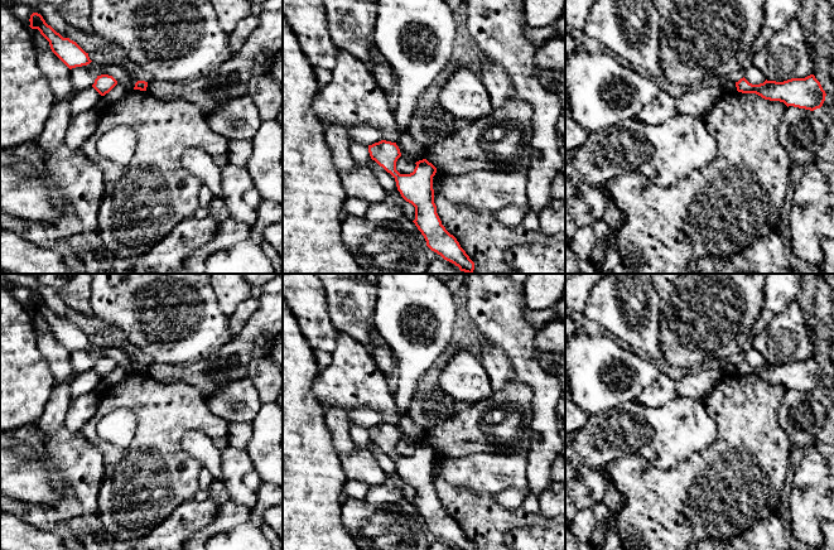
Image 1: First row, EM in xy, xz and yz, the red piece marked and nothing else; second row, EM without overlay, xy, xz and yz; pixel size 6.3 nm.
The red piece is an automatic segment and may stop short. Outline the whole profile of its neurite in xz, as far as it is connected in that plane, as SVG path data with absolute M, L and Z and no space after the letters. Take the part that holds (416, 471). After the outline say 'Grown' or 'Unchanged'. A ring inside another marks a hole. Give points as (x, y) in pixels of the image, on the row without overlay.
M386 423L368 428L368 435L372 443L395 460L401 479L415 489L413 505L424 518L426 529L458 550L474 550L474 545L457 521L445 512L437 496L433 472L437 450L423 442L415 445L413 455L400 457L396 453L396 444L401 439L400 431L396 425Z. Unchanged

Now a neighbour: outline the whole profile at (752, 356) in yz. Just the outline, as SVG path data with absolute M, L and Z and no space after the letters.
M749 347L744 351L744 361L752 367L760 367L766 363L765 357L755 347Z

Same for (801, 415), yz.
M789 389L778 409L791 447L805 448L825 423L828 409L813 394Z

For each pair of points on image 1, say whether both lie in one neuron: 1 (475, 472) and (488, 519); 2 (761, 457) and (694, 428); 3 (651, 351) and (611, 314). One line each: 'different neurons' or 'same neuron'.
1: different neurons
2: different neurons
3: same neuron

